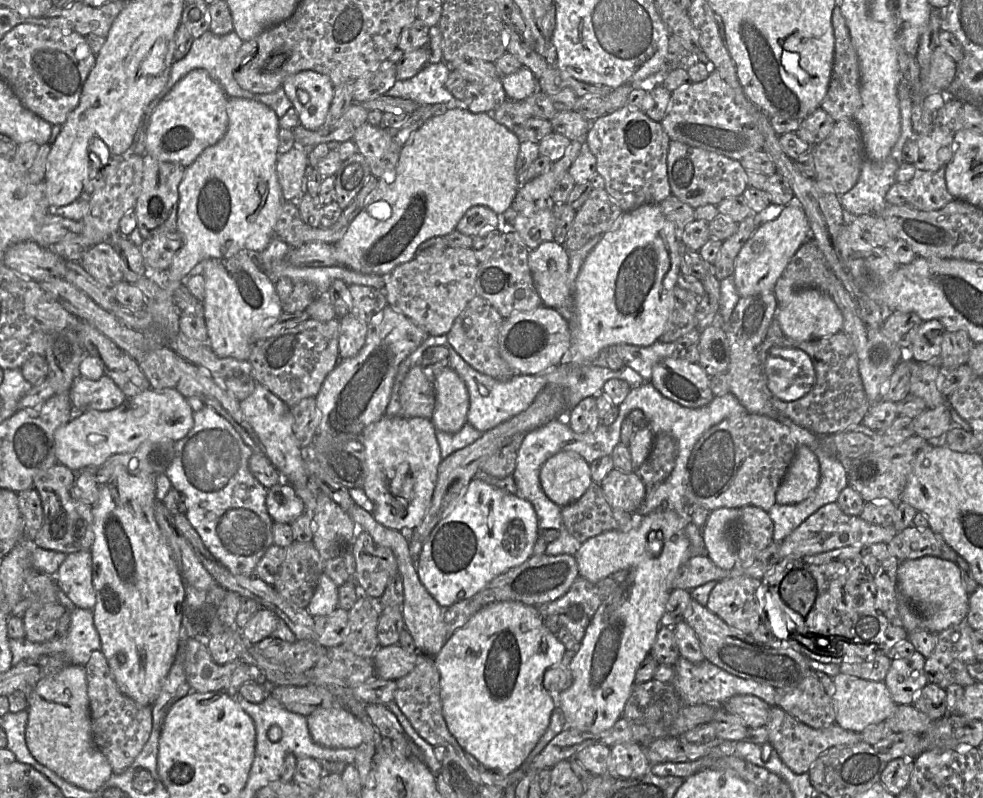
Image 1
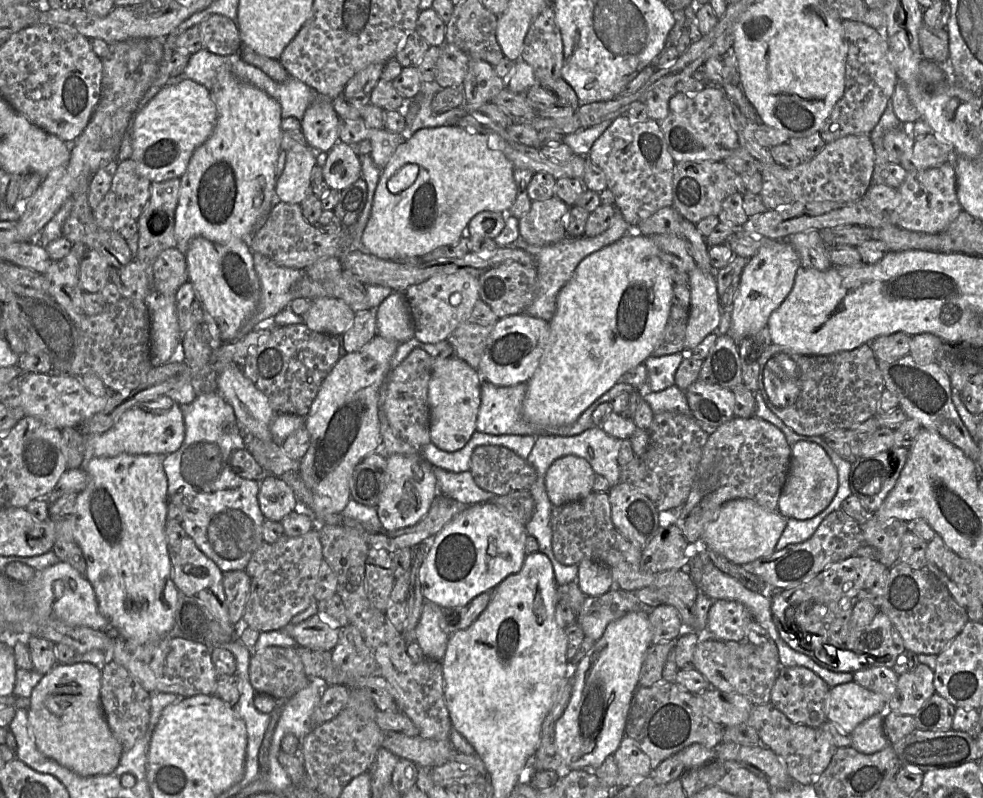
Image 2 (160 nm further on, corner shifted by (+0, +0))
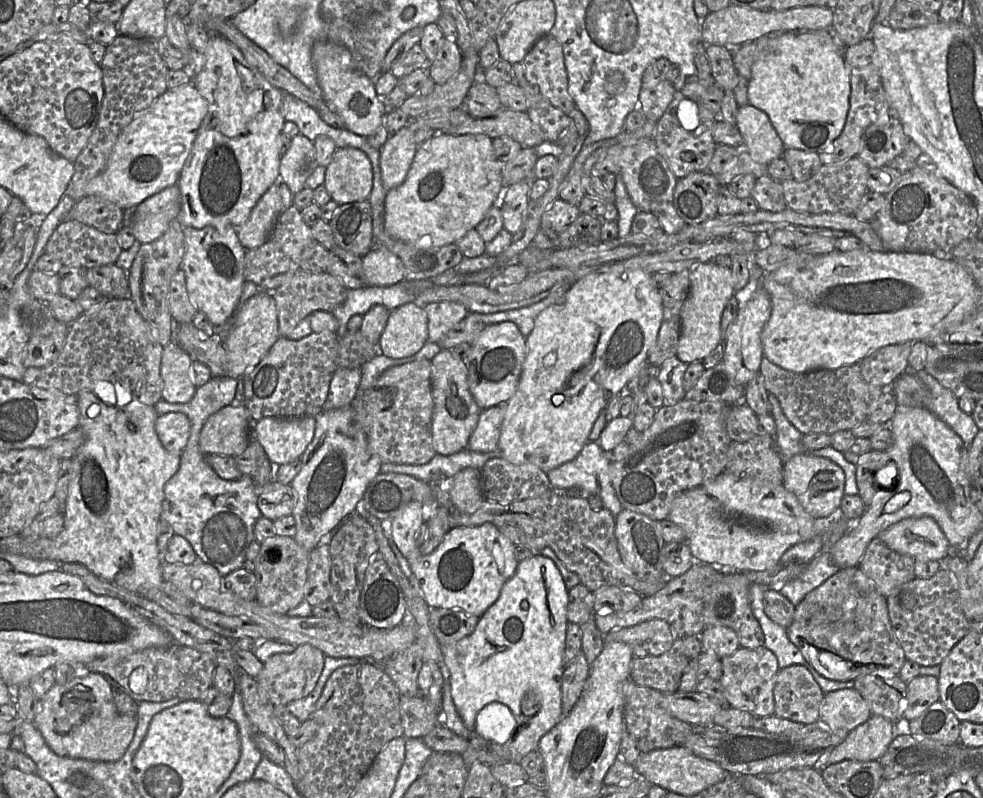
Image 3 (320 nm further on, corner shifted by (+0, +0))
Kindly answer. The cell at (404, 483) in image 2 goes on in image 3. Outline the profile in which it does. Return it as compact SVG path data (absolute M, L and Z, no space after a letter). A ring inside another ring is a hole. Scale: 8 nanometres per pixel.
M411 501L390 521L390 524L393 539L402 555L407 559L426 604L429 608L458 608L468 614L481 617L497 600L503 585L516 571L519 563L515 556L516 546L494 524L486 522L479 526L452 526L431 554L422 555L416 544L416 534L423 522L424 505L418 501Z

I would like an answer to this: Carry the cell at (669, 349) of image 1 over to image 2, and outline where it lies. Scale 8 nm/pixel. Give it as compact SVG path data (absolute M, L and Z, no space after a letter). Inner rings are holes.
M687 351L656 357L651 355L643 363L647 368L645 388L652 392L662 391L675 384L675 373Z

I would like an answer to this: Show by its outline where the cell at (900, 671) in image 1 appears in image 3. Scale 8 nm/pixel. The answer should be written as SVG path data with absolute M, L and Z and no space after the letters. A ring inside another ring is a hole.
M918 675L907 684L906 708L902 719L918 718L930 705L939 701L939 681L932 675Z

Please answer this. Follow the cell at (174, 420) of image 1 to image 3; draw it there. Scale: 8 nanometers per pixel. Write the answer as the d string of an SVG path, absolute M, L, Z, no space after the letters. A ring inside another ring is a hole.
M180 412L162 414L156 419L155 431L168 452L180 455L190 436L190 421Z

